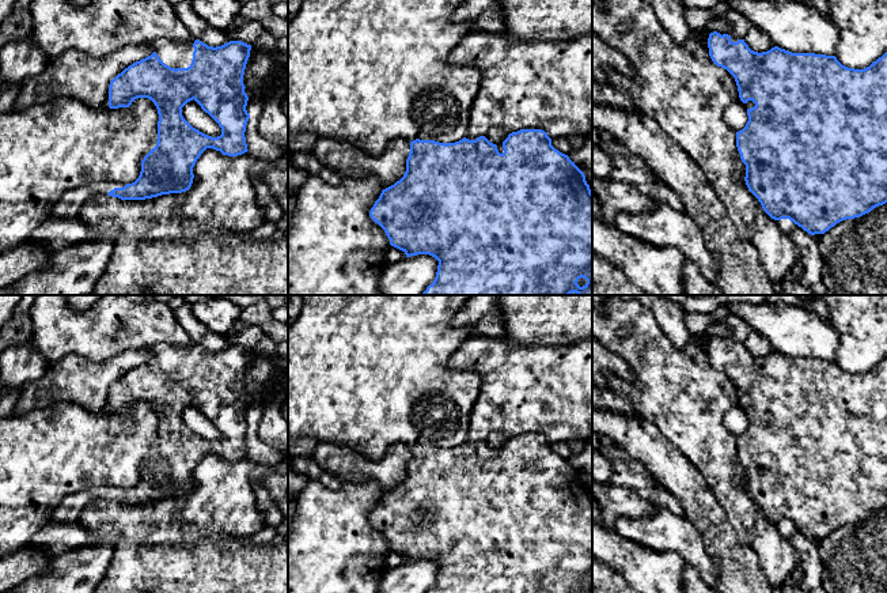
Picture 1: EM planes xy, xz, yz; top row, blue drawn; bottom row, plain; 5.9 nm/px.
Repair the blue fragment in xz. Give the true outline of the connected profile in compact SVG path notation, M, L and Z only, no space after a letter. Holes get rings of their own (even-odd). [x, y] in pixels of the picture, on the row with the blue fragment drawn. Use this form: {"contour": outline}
{"contour": "M542 129L512 132L500 144L490 143L485 136L463 137L447 144L420 139L410 141L403 177L382 190L369 216L384 230L390 245L406 257L429 254L439 261L436 277L422 295L592 295L592 192L584 173L551 146L551 139Z"}

